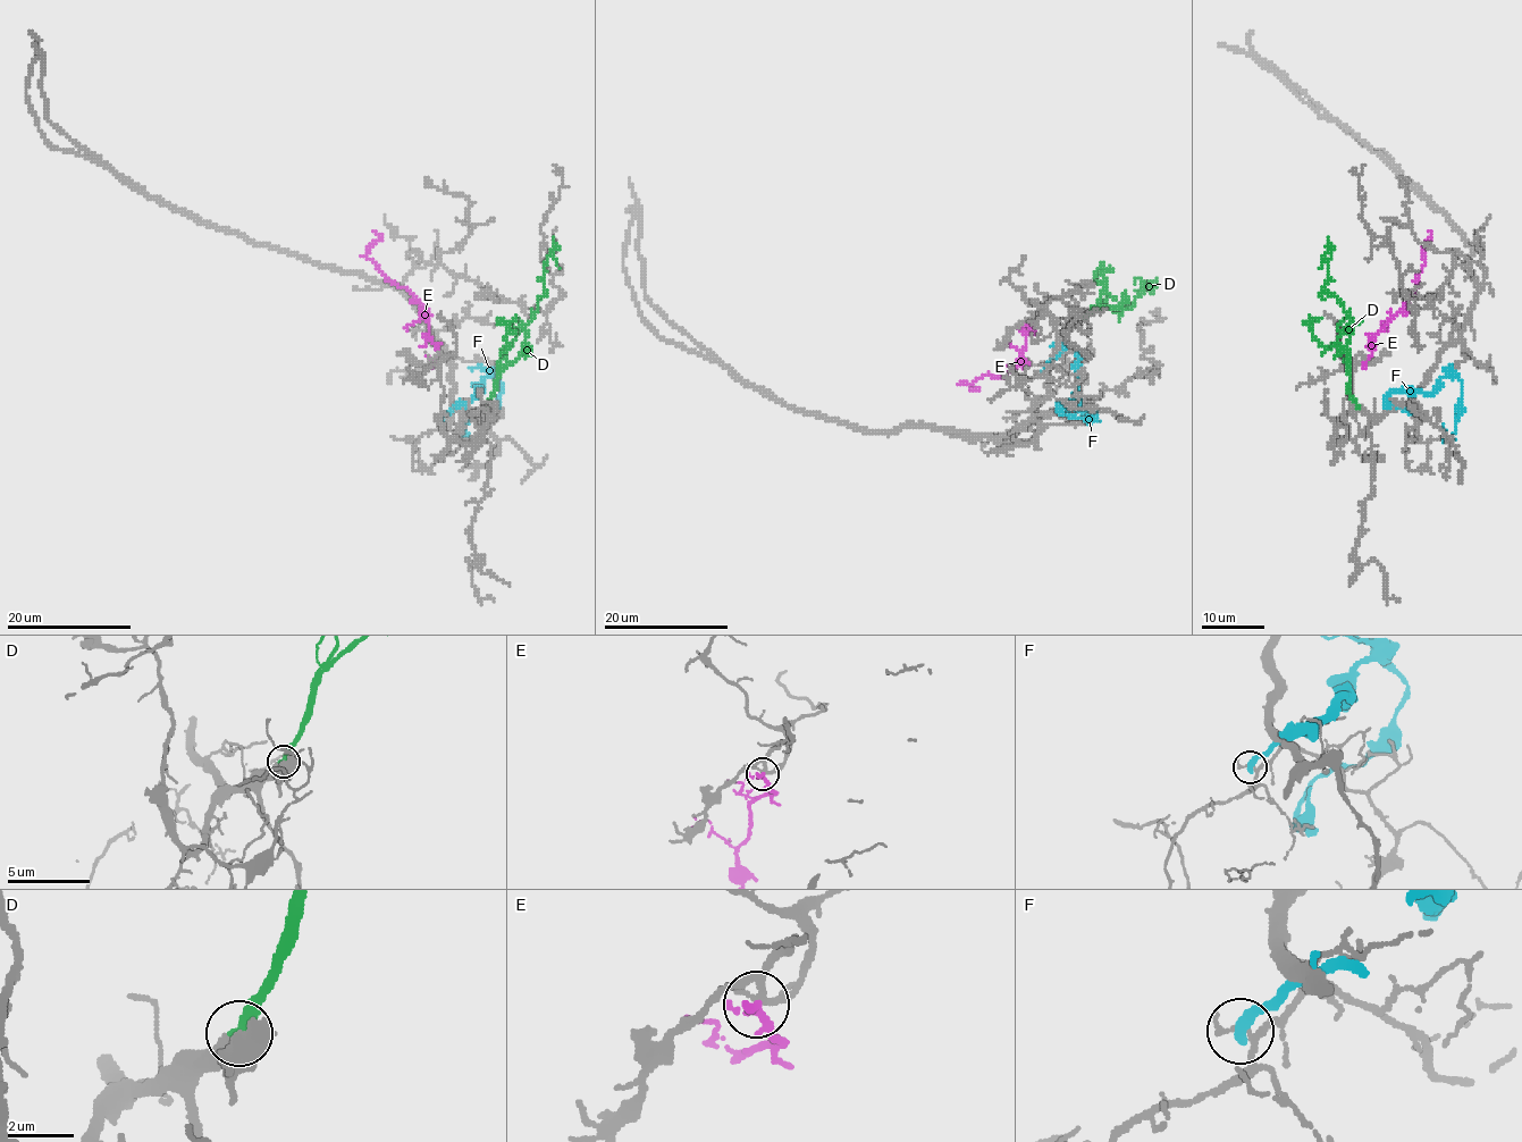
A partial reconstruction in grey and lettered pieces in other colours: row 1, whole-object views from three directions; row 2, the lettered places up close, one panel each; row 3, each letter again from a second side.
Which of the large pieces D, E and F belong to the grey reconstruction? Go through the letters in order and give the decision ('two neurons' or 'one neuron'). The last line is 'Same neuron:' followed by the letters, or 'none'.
D: one neuron
E: two neurons
F: two neurons
Same neuron: D

